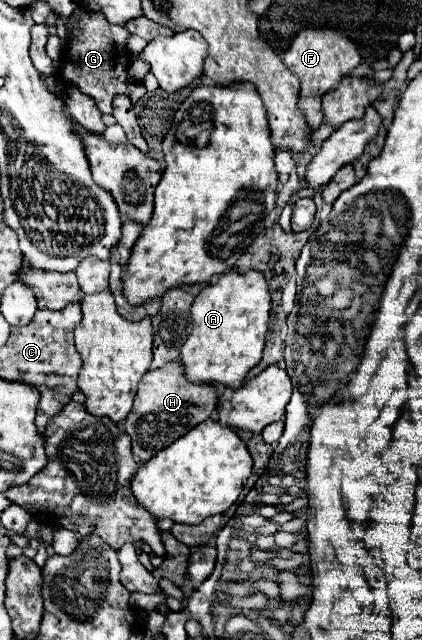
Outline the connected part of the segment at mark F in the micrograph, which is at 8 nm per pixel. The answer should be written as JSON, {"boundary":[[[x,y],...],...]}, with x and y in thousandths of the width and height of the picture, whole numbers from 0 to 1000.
{"boundary":[[[723,45],[713,48],[690,73],[675,80],[671,86],[671,98],[709,120],[713,127],[713,148],[704,158],[704,167],[718,173],[727,195],[737,198],[737,205],[746,205],[761,189],[765,189],[765,177],[761,177],[761,152],[794,139],[799,130],[808,130],[808,123],[818,117],[827,117],[851,98],[855,98],[855,86],[846,83],[841,70],[803,48],[765,48],[765,45]]]}

